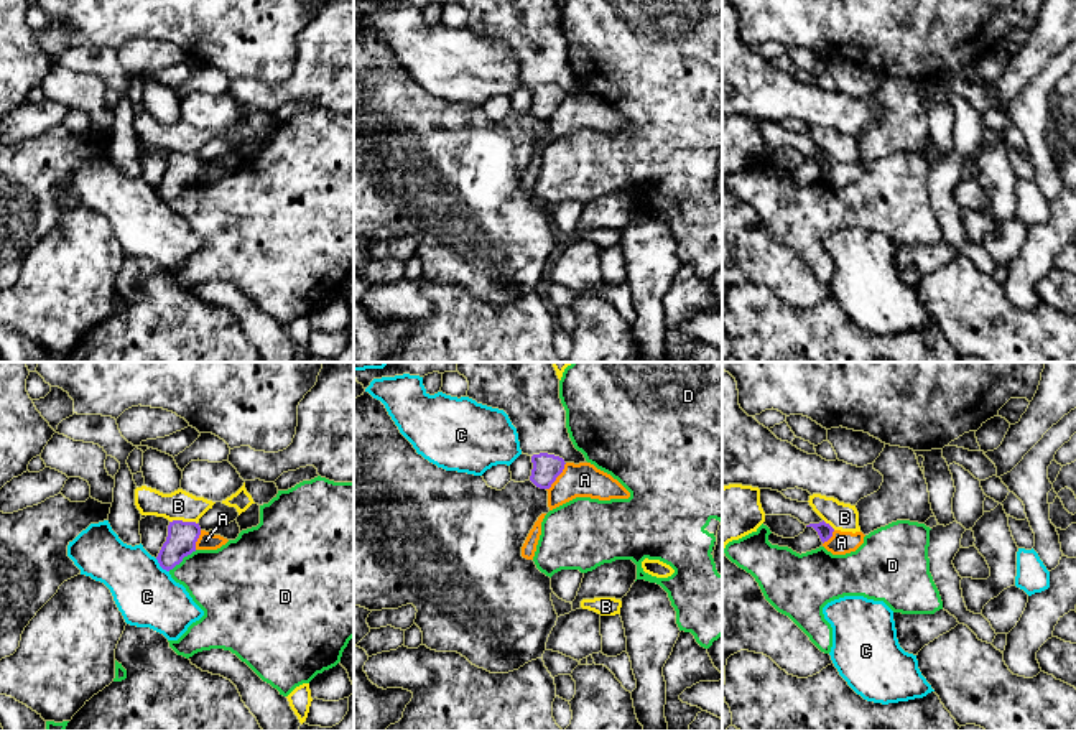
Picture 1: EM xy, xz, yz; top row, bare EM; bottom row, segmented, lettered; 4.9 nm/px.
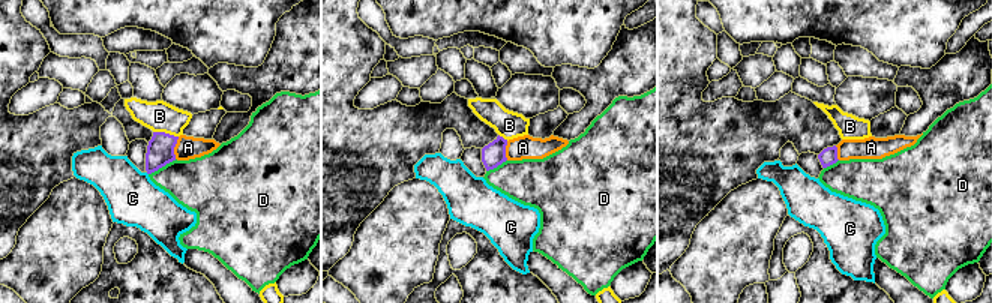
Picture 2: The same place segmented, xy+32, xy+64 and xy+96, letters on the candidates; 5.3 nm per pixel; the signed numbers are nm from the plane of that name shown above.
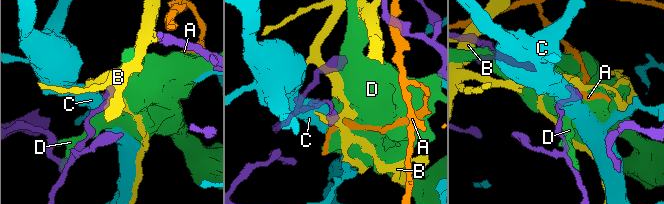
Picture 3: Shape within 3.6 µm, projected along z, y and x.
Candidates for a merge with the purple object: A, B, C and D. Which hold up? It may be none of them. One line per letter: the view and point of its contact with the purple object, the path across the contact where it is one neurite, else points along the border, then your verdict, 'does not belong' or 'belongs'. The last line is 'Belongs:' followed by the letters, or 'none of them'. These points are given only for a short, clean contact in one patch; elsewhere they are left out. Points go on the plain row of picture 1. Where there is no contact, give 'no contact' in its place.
A: xz (558, 106) | along xz (566, 94), (547, 121) | does not belong
B: xy (181, 152) | along xy (170, 152), (193, 152), (196, 155) | does not belong
C: xy (162, 198) | does not belong
D: xy (181, 191) | does not belong
Belongs: none of them

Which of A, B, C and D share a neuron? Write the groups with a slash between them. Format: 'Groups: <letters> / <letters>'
Groups: A / B / C / D

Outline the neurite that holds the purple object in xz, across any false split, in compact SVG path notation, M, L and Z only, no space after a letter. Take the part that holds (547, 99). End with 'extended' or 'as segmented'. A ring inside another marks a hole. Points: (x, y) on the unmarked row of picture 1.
M548 84L533 86L531 94L530 112L540 120L550 120L566 95L563 89Z | as segmented

